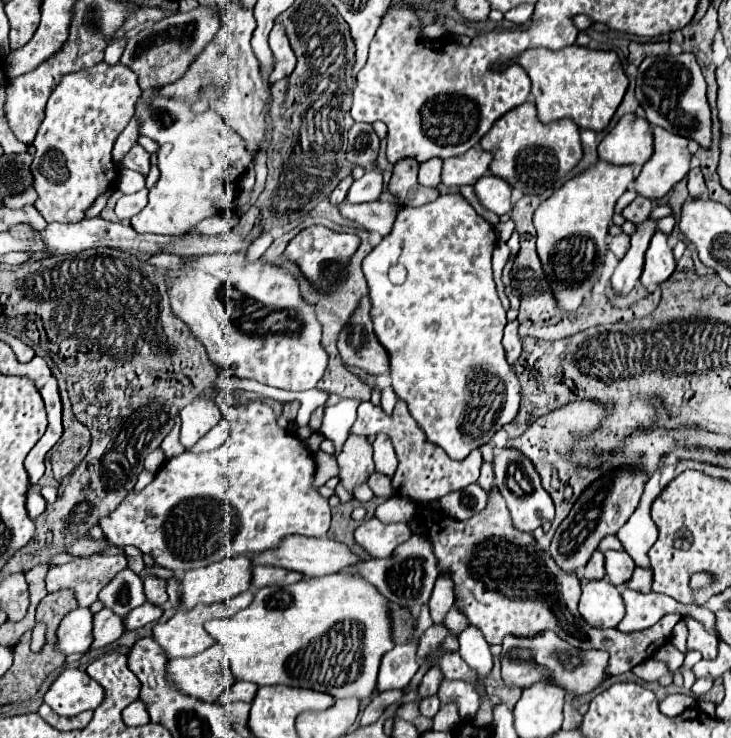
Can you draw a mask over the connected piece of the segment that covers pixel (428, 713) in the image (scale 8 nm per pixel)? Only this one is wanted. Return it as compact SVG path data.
M437 695L425 697L425 699L419 701L419 711L421 711L421 715L425 715L425 717L433 717L433 715L439 711L439 707L441 707L441 703L437 701Z

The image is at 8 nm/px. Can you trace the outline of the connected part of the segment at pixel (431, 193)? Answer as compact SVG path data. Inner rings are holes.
M399 161L393 169L393 177L387 185L387 191L395 197L399 205L407 207L419 207L423 203L431 203L439 197L437 189L421 187L417 183L417 161Z

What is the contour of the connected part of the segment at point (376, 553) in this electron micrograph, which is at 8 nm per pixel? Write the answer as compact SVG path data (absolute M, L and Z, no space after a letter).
M379 519L363 521L355 531L357 543L371 557L389 557L397 545L411 537L411 529L407 523L381 523Z

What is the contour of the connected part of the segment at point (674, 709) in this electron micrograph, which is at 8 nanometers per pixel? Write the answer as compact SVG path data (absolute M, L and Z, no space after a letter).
M675 693L675 695L667 695L663 699L663 703L659 703L659 711L667 717L677 717L681 715L687 707L693 707L697 701L691 697L691 695L681 695L681 693Z

